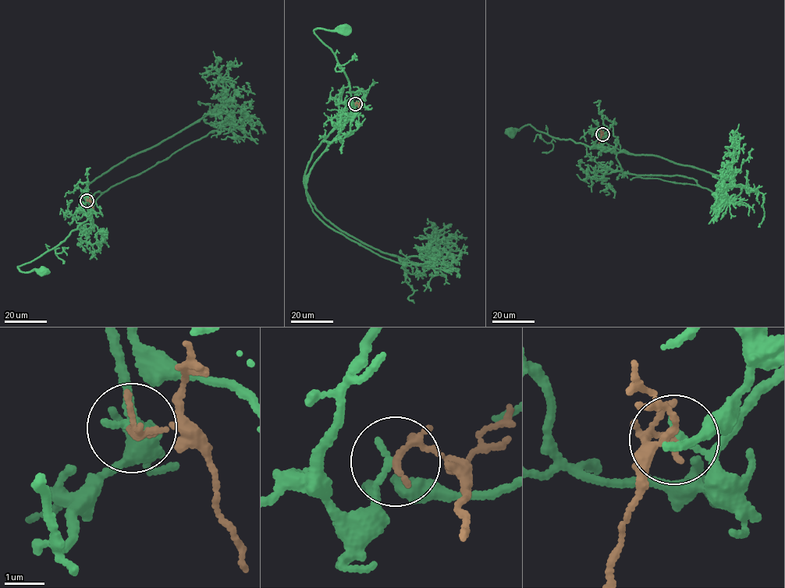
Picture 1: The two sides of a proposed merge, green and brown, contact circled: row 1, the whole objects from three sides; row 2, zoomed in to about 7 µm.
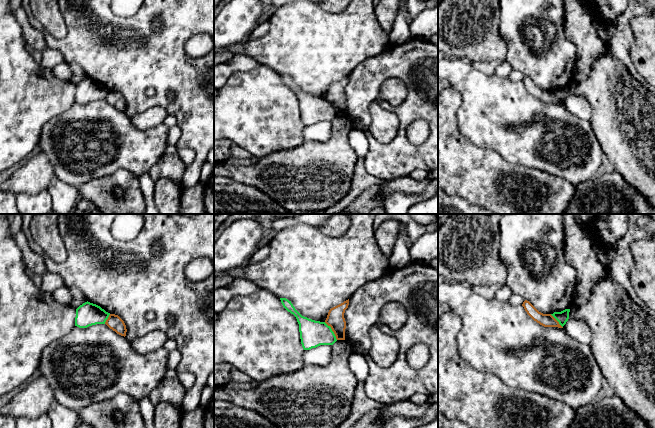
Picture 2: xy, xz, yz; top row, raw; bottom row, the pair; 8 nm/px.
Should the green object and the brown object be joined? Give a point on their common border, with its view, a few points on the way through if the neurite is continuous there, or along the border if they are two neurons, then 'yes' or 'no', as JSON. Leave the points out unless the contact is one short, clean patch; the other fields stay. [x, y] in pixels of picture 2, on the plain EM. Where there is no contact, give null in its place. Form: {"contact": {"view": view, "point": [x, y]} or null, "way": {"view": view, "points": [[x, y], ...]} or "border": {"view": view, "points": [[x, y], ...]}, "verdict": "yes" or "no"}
{"contact": {"view": "xz", "point": [331, 106]}, "border": {"view": "xz", "points": [[324, 98], [330, 103], [337, 115]]}, "verdict": "no"}

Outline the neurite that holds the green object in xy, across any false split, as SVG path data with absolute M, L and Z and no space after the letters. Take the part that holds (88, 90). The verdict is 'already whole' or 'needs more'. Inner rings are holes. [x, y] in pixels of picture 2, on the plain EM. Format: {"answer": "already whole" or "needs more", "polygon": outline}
{"answer": "already whole", "polygon": "M85 78L76 85L75 102L87 104L96 100L105 100L110 89L100 82Z"}

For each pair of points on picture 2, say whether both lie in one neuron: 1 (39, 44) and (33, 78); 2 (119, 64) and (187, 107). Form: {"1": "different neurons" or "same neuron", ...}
{"1": "different neurons", "2": "same neuron"}

